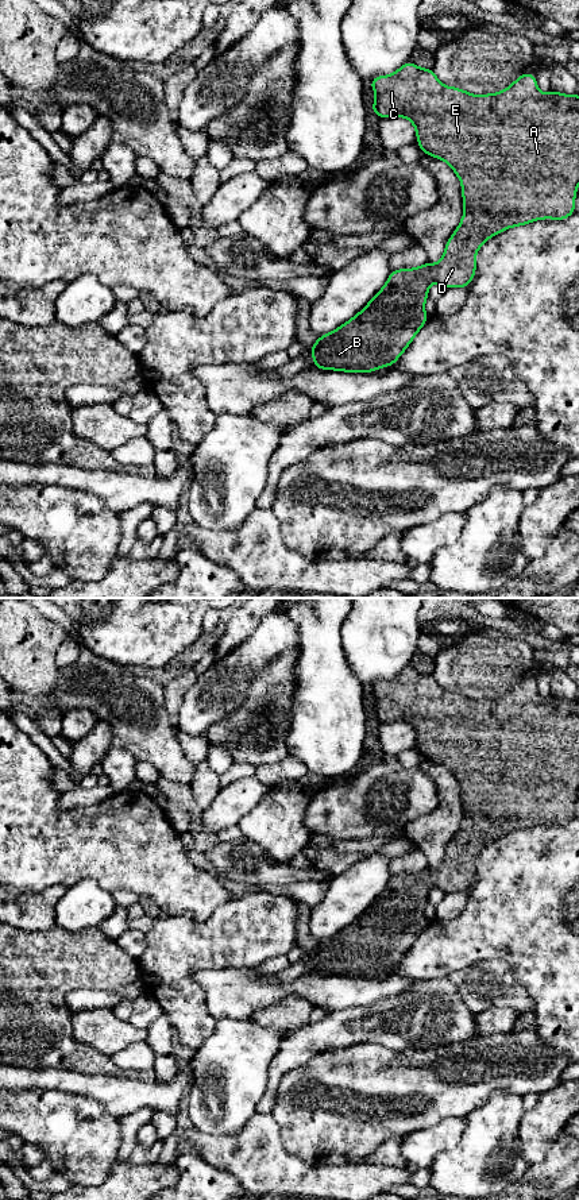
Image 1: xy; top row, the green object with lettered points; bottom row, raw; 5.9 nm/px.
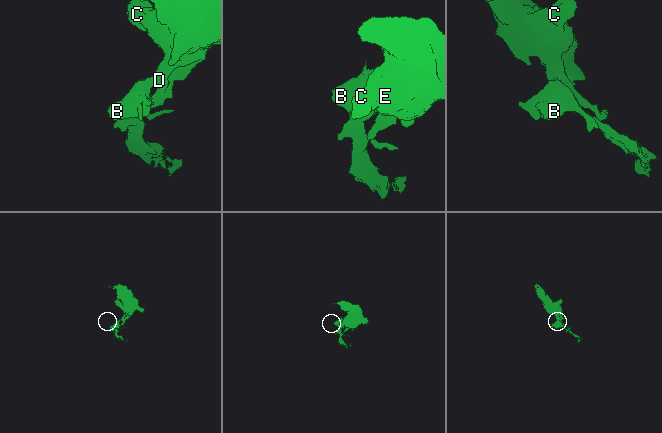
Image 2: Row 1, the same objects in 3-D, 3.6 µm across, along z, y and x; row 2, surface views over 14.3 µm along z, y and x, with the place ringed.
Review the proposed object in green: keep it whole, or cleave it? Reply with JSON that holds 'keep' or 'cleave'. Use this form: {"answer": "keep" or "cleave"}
{"answer": "keep"}

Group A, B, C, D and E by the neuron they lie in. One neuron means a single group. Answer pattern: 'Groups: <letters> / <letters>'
Groups: A B C D E

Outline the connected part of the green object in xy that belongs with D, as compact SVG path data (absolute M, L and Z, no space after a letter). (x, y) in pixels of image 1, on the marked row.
M410 59L395 73L378 76L368 84L375 92L371 107L378 117L406 117L417 135L424 154L448 163L462 182L464 215L459 227L447 240L441 259L416 269L399 269L389 274L385 286L352 319L335 331L319 336L310 348L314 367L346 373L373 373L393 366L406 351L417 332L428 321L424 304L429 286L435 282L444 288L470 288L476 273L476 252L494 235L541 219L564 220L575 213L575 196L579 186L579 94L570 96L549 90L541 94L533 73L525 73L498 93L472 94L460 88L443 85L433 69L416 66Z

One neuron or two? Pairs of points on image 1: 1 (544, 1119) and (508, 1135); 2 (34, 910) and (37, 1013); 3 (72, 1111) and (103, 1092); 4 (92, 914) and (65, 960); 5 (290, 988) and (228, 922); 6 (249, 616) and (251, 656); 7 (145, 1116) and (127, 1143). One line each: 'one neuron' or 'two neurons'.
1: two neurons
2: one neuron
3: two neurons
4: two neurons
5: two neurons
6: two neurons
7: one neuron

